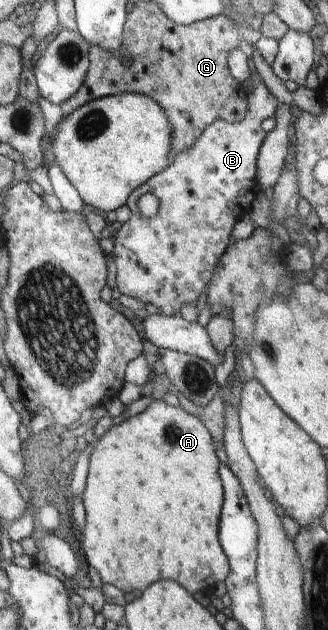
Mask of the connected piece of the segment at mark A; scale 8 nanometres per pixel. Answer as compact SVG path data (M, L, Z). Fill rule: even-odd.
M153 400L140 414L121 418L106 434L95 439L87 488L83 492L87 524L78 535L83 540L88 563L99 572L103 583L113 584L124 593L143 592L149 585L165 578L181 584L193 595L227 578L230 564L219 544L217 530L224 503L224 486L217 474L220 463L213 443L213 437L199 418L162 400Z

